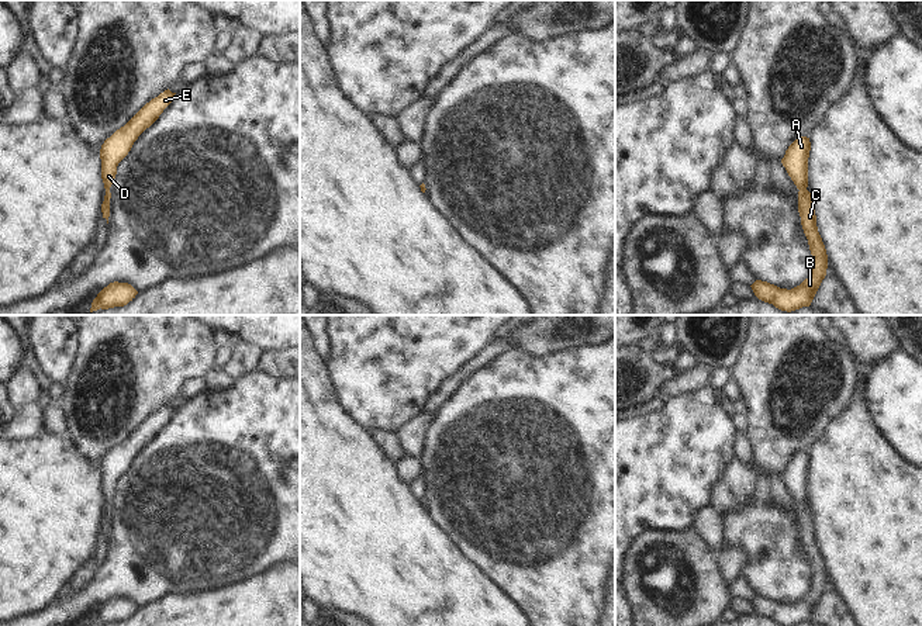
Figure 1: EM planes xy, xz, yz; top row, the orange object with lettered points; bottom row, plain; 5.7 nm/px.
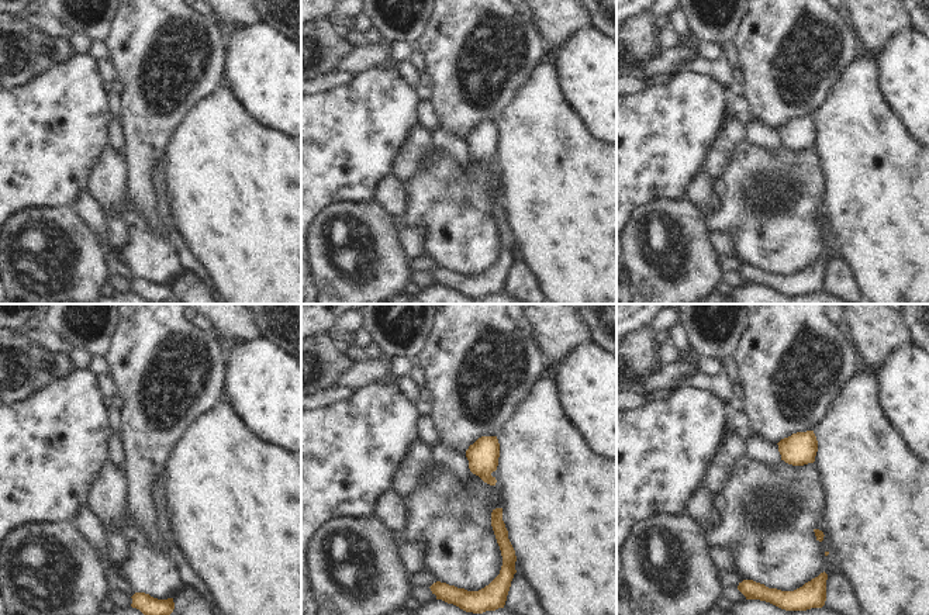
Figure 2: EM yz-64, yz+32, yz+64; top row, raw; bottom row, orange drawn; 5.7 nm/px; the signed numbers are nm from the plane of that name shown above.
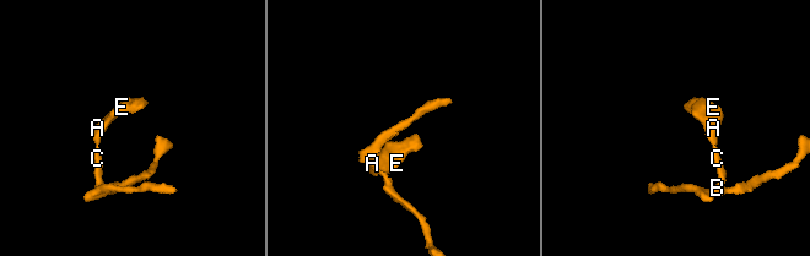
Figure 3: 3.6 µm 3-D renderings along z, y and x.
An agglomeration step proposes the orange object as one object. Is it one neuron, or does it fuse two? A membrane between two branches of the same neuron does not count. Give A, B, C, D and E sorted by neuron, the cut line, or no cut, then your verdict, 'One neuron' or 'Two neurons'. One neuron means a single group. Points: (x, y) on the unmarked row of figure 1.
Groups: A B C D E. No split. One neuron.

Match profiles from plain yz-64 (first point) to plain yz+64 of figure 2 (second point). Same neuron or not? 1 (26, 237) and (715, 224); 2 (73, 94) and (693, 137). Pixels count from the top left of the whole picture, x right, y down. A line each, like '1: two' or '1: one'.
1: two
2: one

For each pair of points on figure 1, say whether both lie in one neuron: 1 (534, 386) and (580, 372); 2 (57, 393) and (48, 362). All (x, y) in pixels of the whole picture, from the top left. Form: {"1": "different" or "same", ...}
{"1": "same", "2": "different"}

